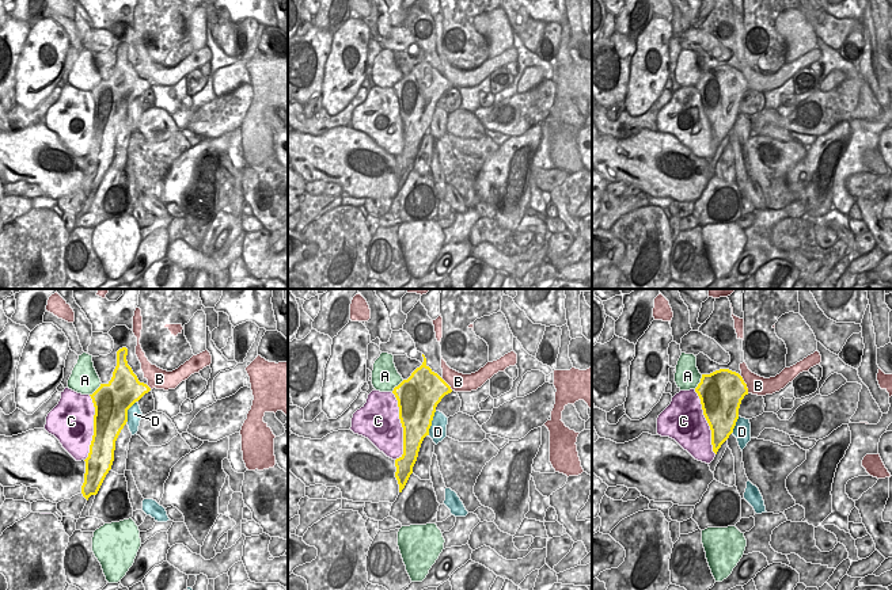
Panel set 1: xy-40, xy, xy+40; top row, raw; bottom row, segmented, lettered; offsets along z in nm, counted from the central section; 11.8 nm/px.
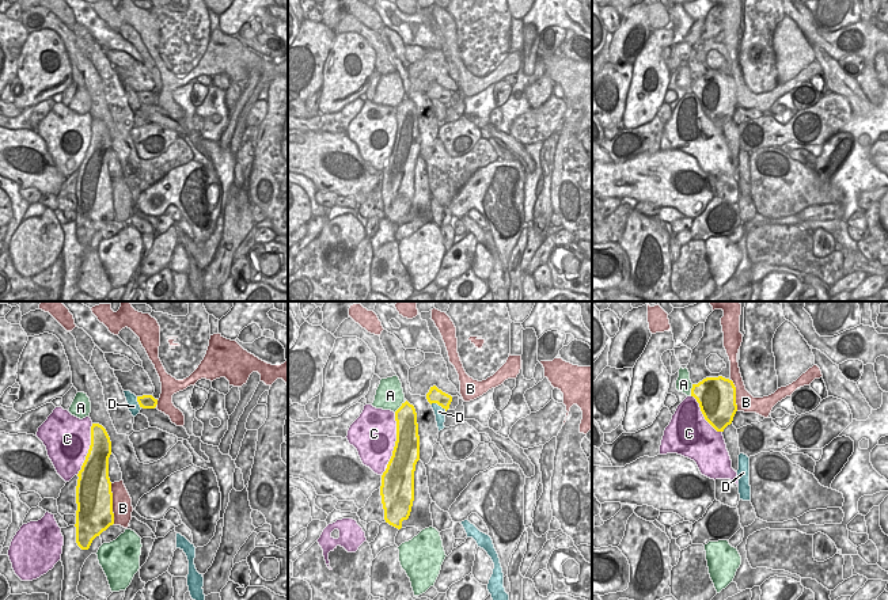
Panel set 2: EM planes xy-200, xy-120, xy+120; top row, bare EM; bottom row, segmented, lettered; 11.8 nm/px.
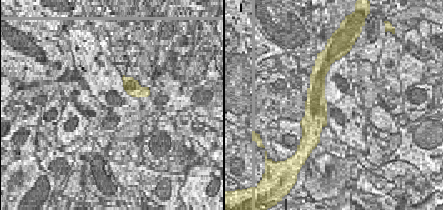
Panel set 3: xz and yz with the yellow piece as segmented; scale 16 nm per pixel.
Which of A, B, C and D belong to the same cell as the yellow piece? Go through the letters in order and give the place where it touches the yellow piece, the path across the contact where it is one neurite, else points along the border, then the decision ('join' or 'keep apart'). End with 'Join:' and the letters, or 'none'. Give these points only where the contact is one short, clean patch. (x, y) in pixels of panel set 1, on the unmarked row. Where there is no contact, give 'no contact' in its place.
A: contact xy+40 (701, 77); keep apart
B: contact xy+40 (746, 80); keep apart
C: contact xy (402, 122); keep apart
D: contact xy (431, 120); join
Join: D

